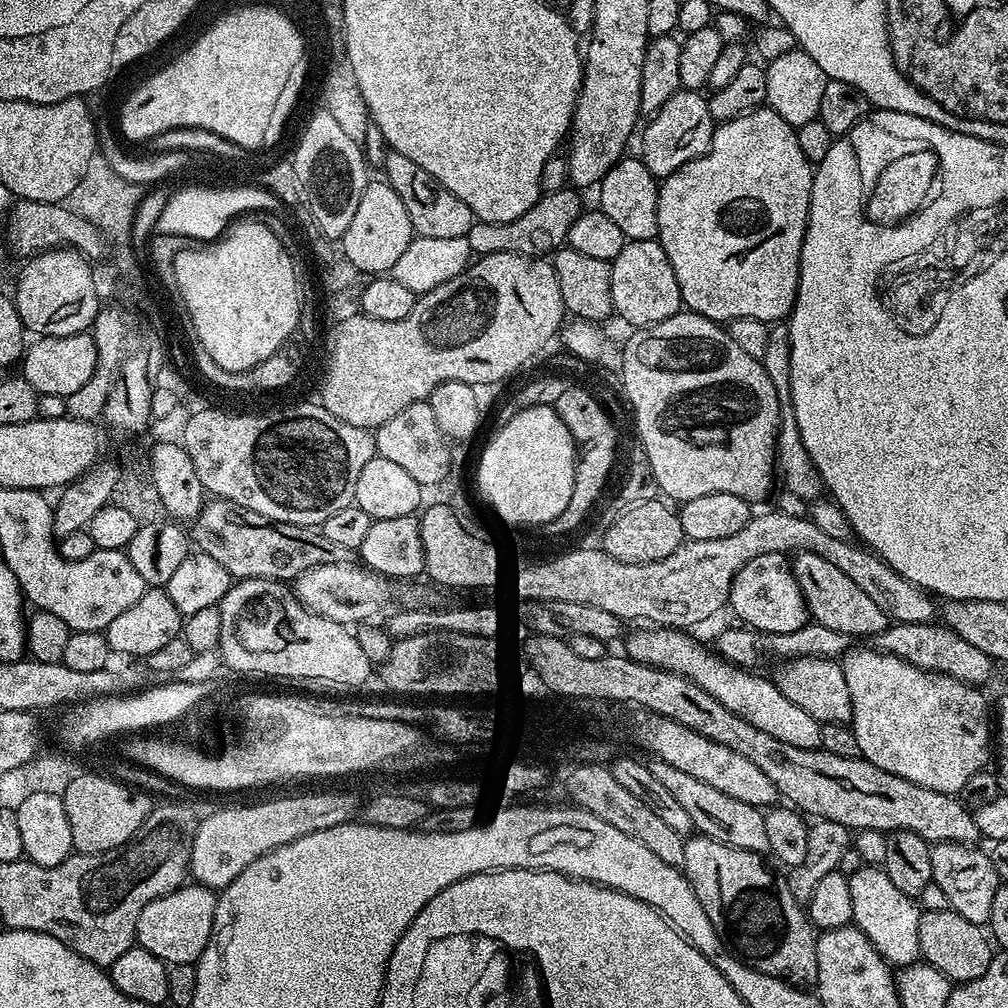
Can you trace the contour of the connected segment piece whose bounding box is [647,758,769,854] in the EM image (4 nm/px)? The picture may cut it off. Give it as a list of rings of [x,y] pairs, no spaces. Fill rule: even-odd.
[[[649,759],[647,766],[650,774],[654,774],[654,778],[658,778],[658,782],[662,782],[662,786],[666,786],[669,794],[682,805],[682,810],[690,814],[693,829],[697,833],[742,850],[761,854],[769,851],[766,822],[761,809],[746,802],[738,802],[738,798],[730,798],[730,794],[722,794],[722,790],[717,790],[715,786],[709,786],[706,782],[701,782],[691,774],[685,774],[684,771],[661,760]]]

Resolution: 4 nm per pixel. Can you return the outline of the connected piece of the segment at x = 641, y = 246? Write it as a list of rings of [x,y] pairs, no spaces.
[[[659,239],[627,241],[624,249],[610,263],[610,290],[615,315],[620,315],[626,323],[632,324],[633,329],[649,328],[681,311],[678,278],[674,278],[674,266],[670,266],[670,258],[666,258],[666,250]]]

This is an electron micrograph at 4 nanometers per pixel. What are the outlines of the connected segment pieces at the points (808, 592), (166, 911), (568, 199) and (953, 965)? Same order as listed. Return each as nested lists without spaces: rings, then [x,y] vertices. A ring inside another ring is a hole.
[[[797,552],[791,557],[790,563],[804,595],[808,615],[815,623],[826,626],[826,630],[838,630],[838,634],[846,634],[850,638],[875,638],[888,628],[890,621],[881,607],[854,583],[854,578],[846,578],[846,574],[842,574],[838,566],[826,562],[826,558],[810,552]]]
[[[195,882],[185,883],[162,898],[154,898],[154,902],[150,902],[146,910],[138,914],[136,944],[150,950],[150,954],[169,966],[195,964],[200,959],[202,950],[206,950],[206,942],[210,942],[217,899],[217,893],[213,889]]]
[[[565,186],[557,192],[543,193],[540,199],[534,202],[534,206],[530,206],[530,210],[522,214],[522,218],[514,218],[514,222],[473,223],[467,235],[473,253],[477,257],[503,252],[537,258],[547,257],[567,241],[570,226],[574,226],[574,222],[580,216],[582,205],[580,205],[579,195],[581,196],[581,193],[575,187]]]
[[[951,910],[921,911],[918,922],[918,946],[923,963],[932,964],[938,970],[942,970],[942,974],[946,974],[948,979],[957,985],[980,978],[990,966],[994,955],[993,945],[985,929]]]

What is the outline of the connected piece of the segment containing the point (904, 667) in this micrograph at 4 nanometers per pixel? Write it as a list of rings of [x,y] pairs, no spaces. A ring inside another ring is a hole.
[[[875,646],[869,648],[856,648],[844,653],[842,657],[842,667],[846,674],[846,686],[850,690],[850,702],[852,703],[852,718],[850,727],[854,738],[858,742],[858,750],[863,759],[870,761],[874,766],[878,766],[882,770],[890,770],[890,774],[898,774],[898,778],[906,778],[910,782],[914,782],[918,786],[926,786],[930,790],[938,790],[939,792],[951,792],[958,794],[962,790],[962,786],[966,786],[966,782],[971,775],[985,771],[987,762],[990,760],[990,741],[993,739],[994,732],[990,727],[990,704],[984,701],[984,696],[979,687],[964,684],[961,680],[950,678],[941,672],[927,672],[918,666],[914,666],[910,662],[906,662],[897,656],[891,656],[888,652],[881,652]]]

